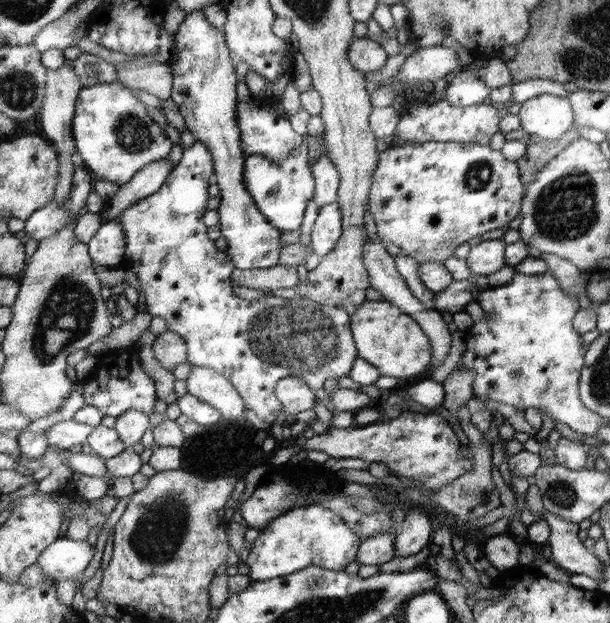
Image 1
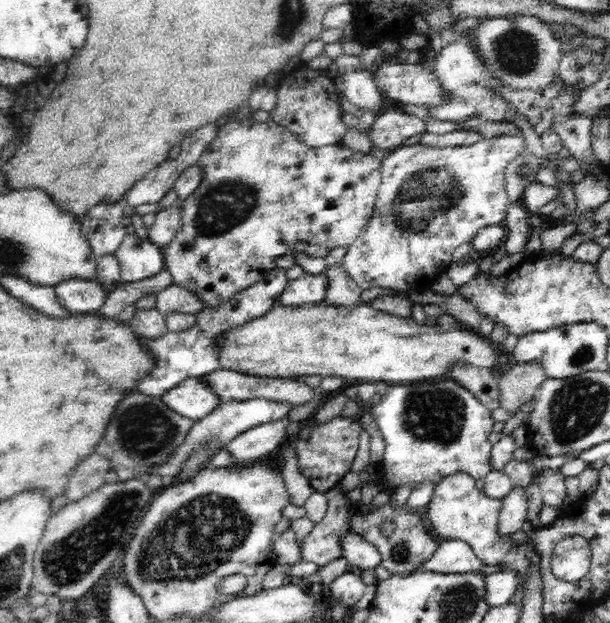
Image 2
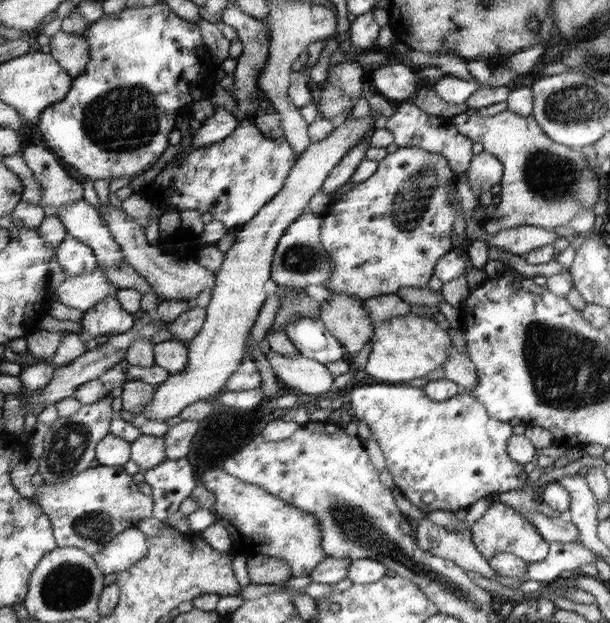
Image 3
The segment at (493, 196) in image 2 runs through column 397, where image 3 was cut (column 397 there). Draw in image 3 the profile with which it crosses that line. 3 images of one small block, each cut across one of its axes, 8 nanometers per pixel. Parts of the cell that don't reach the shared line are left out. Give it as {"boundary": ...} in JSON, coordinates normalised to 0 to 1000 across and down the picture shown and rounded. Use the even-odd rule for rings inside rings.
{"boundary":[[[672,234],[672,238],[652,236],[646,246],[636,246],[621,263],[618,276],[610,284],[603,286],[598,292],[584,295],[577,305],[570,307],[557,319],[543,321],[531,339],[528,380],[525,382],[530,403],[536,404],[541,421],[544,421],[544,438],[541,438],[541,449],[534,451],[533,461],[544,470],[564,470],[567,474],[577,474],[577,477],[592,478],[597,483],[621,477],[623,474],[646,472],[659,459],[669,459],[669,462],[702,462],[702,451],[711,438],[713,427],[743,401],[739,377],[744,374],[741,364],[744,352],[751,348],[754,340],[761,348],[759,337],[754,334],[748,340],[736,324],[734,308],[743,300],[749,303],[751,279],[741,276],[736,270],[734,257],[728,250],[711,247],[711,244],[698,244],[698,241],[682,238],[682,234]]]}

